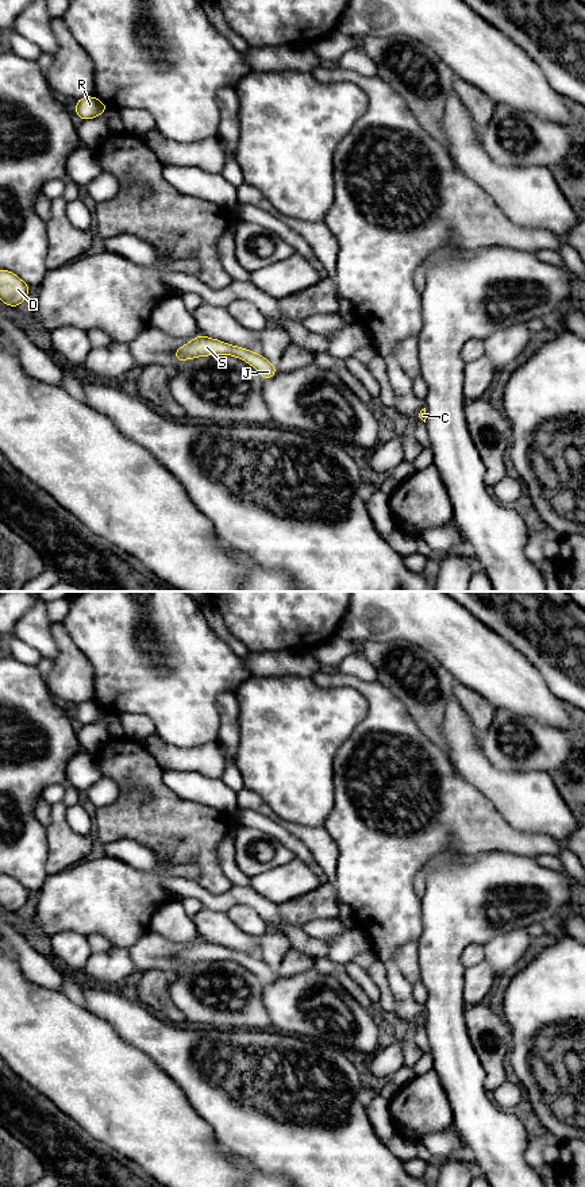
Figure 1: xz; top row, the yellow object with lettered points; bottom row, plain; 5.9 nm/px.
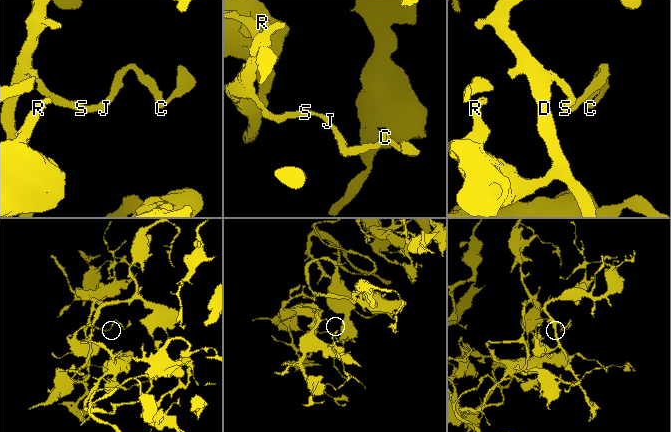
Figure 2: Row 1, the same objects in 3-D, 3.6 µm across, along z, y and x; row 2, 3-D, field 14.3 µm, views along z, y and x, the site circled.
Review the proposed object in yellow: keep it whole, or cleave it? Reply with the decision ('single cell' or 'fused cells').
single cell

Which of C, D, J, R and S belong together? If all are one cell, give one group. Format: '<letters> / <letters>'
C D J R S

